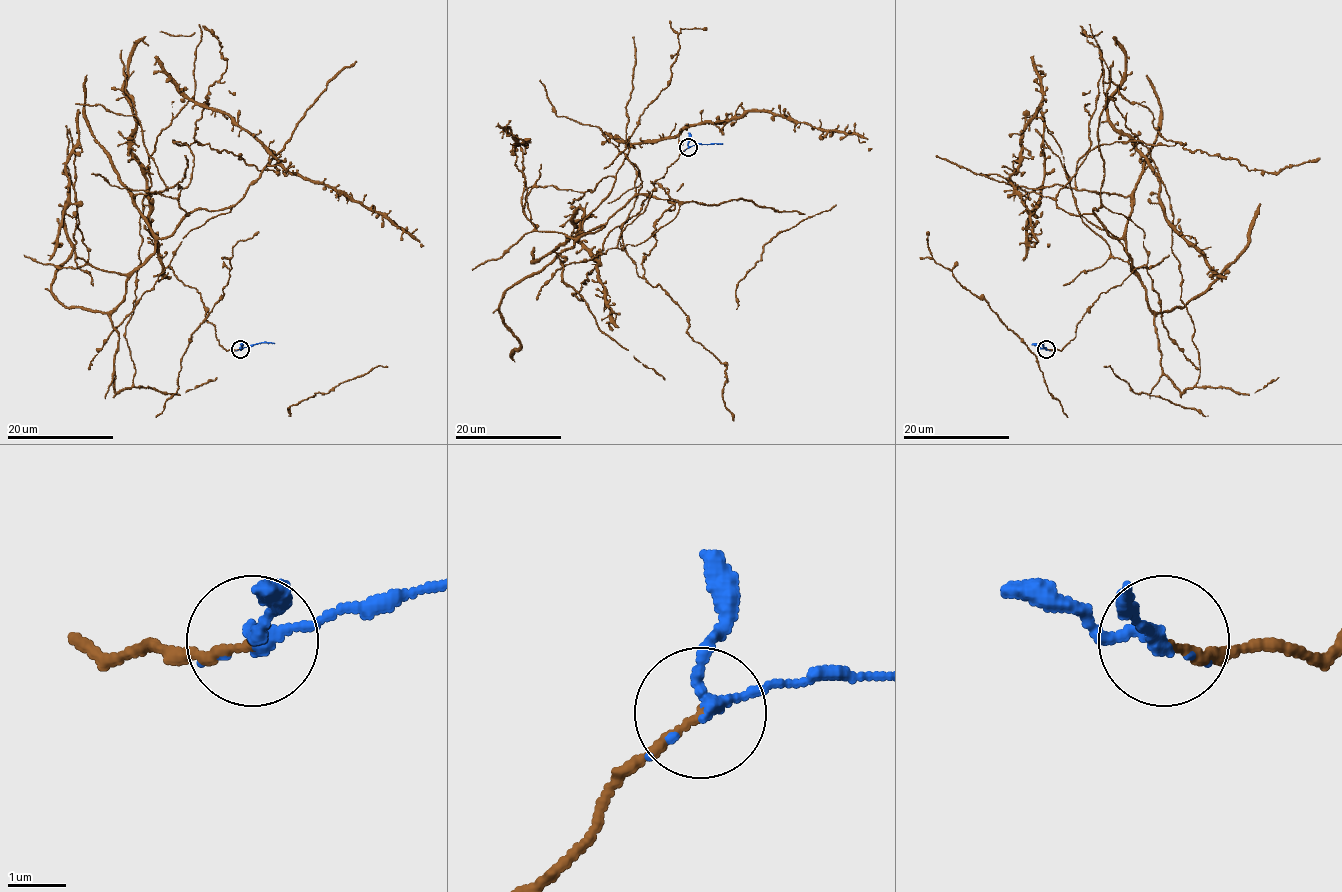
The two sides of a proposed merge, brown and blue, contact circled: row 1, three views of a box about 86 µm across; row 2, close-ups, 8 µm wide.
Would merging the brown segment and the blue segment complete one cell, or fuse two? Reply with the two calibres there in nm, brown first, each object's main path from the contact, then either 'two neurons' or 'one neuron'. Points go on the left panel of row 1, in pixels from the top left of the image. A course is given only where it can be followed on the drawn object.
140/190 nm | brown via (240, 348), (170, 267), (231, 209), (196, 209), (110, 316), (114, 389), (199, 24) | blue via (240, 348), (275, 343) | one neuron

